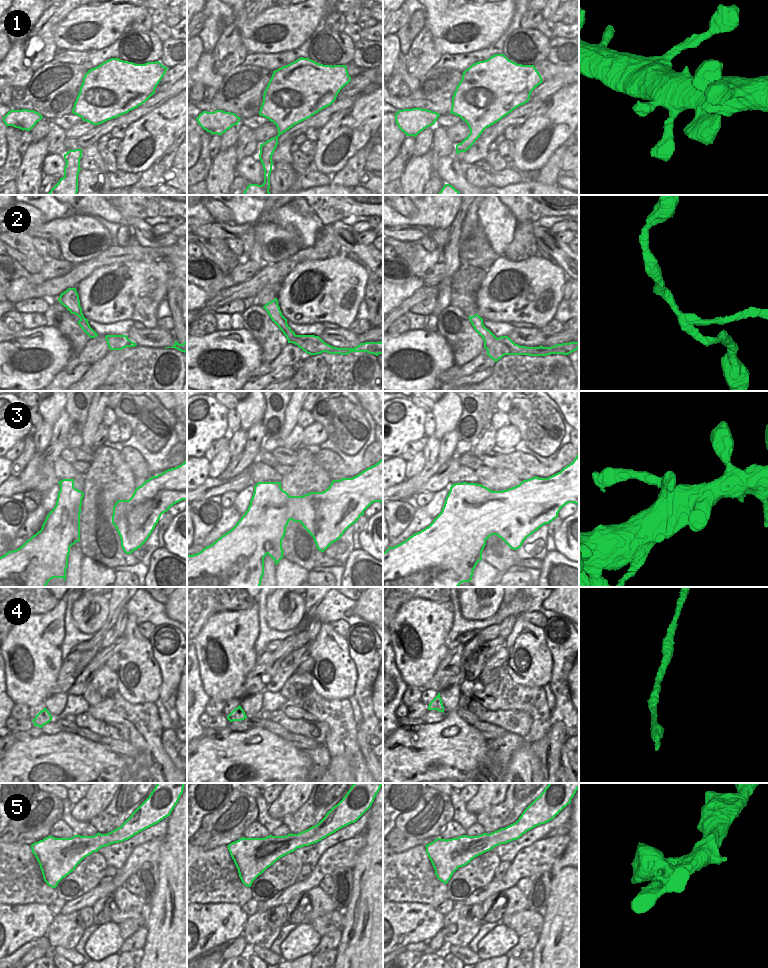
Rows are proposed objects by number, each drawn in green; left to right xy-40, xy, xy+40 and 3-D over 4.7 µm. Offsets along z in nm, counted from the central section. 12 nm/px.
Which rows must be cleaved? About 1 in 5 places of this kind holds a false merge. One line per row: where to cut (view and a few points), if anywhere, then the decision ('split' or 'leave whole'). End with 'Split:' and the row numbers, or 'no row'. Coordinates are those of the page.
1: no cut; leave whole
2: cut in xy+40 along (497, 338), (505, 354); split
3: no cut; leave whole
4: no cut; leave whole
5: no cut; leave whole
Split: 2

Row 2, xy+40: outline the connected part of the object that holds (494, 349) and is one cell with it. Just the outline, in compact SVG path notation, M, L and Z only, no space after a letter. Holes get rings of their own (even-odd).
M475 314L468 317L475 331L483 338L484 348L487 350L487 355L497 362L505 354L503 352L503 345L498 342L498 338L483 324L483 319Z

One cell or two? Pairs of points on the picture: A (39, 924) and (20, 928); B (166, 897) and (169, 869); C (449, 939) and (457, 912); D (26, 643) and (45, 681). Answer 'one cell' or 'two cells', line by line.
A: one cell
B: one cell
C: one cell
D: one cell

